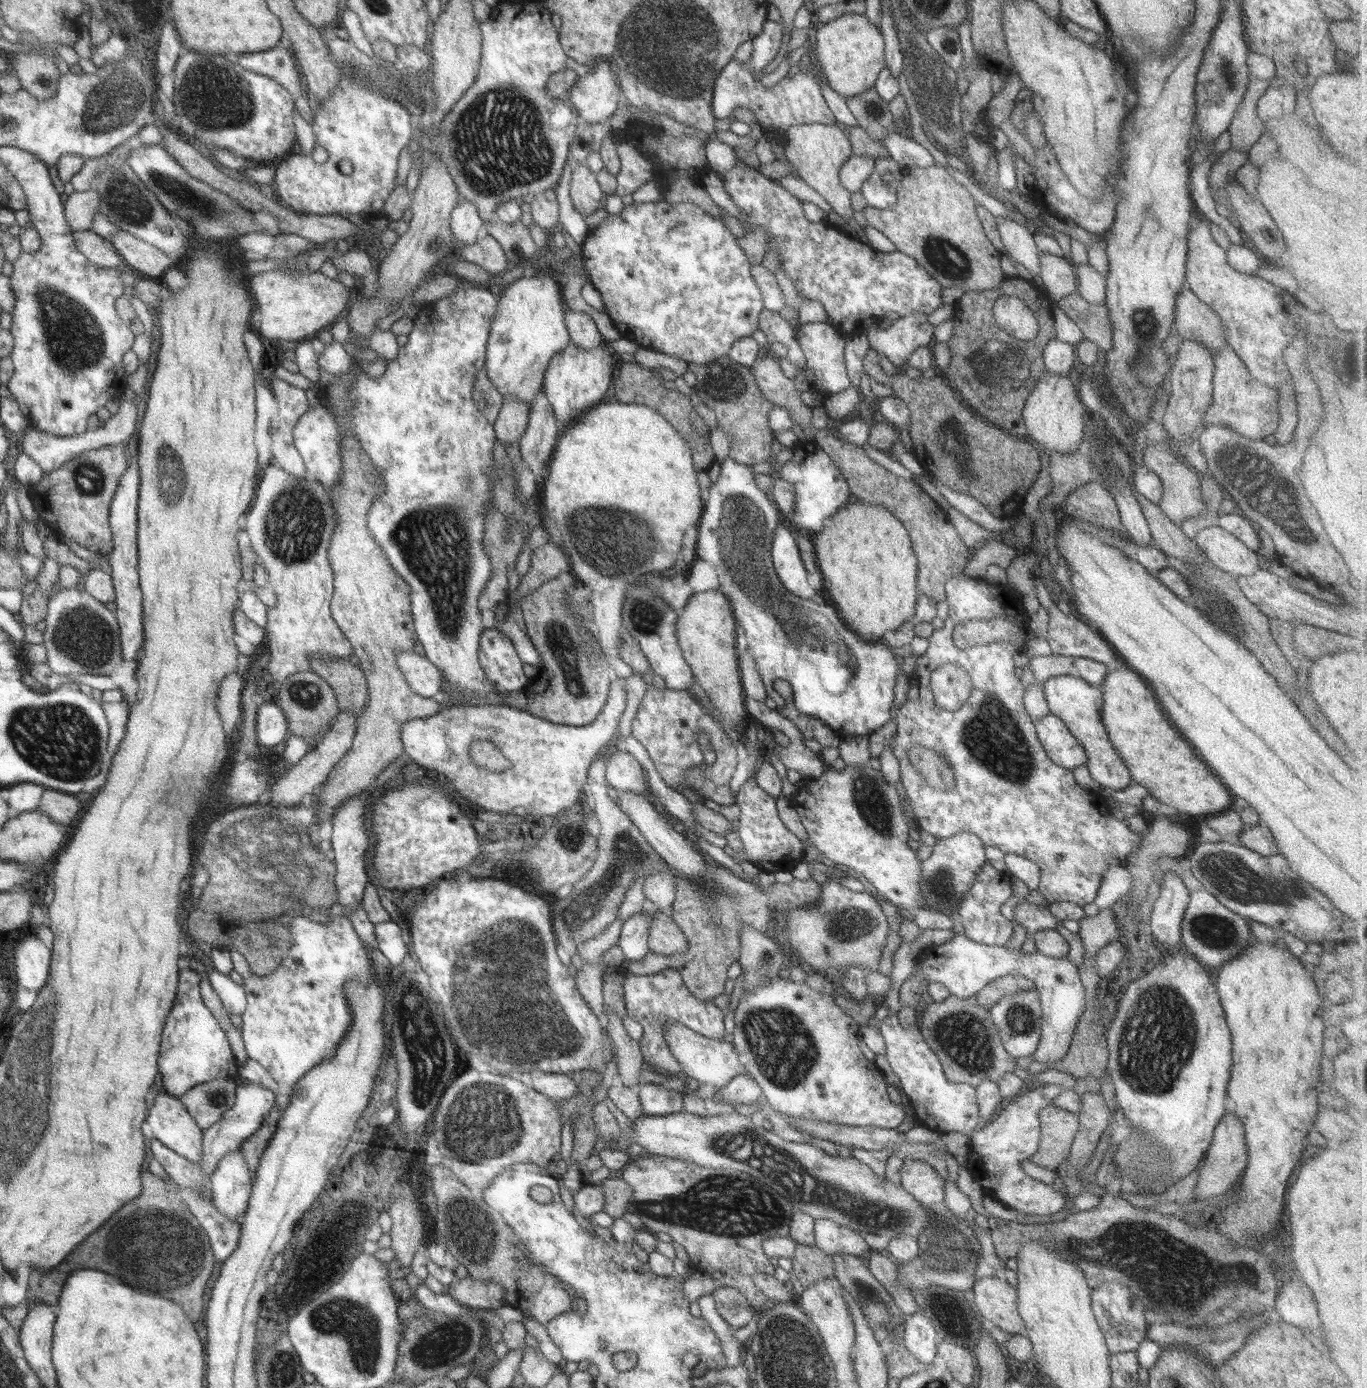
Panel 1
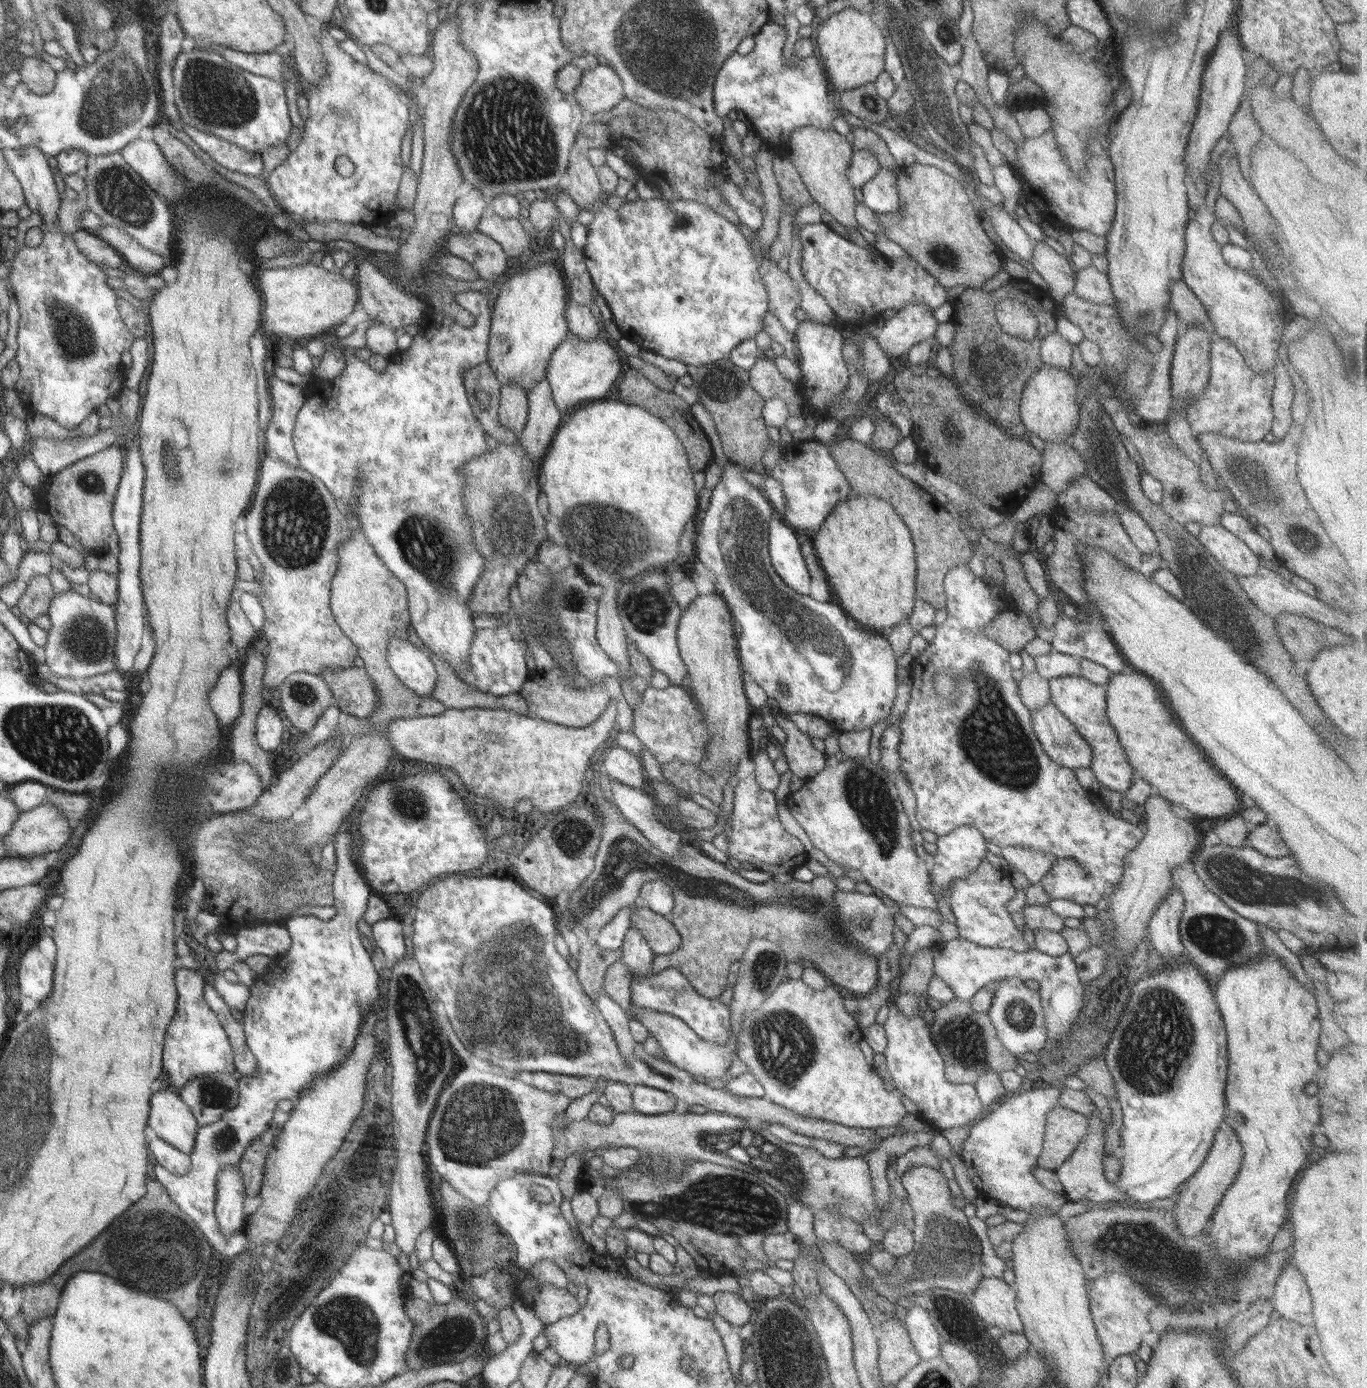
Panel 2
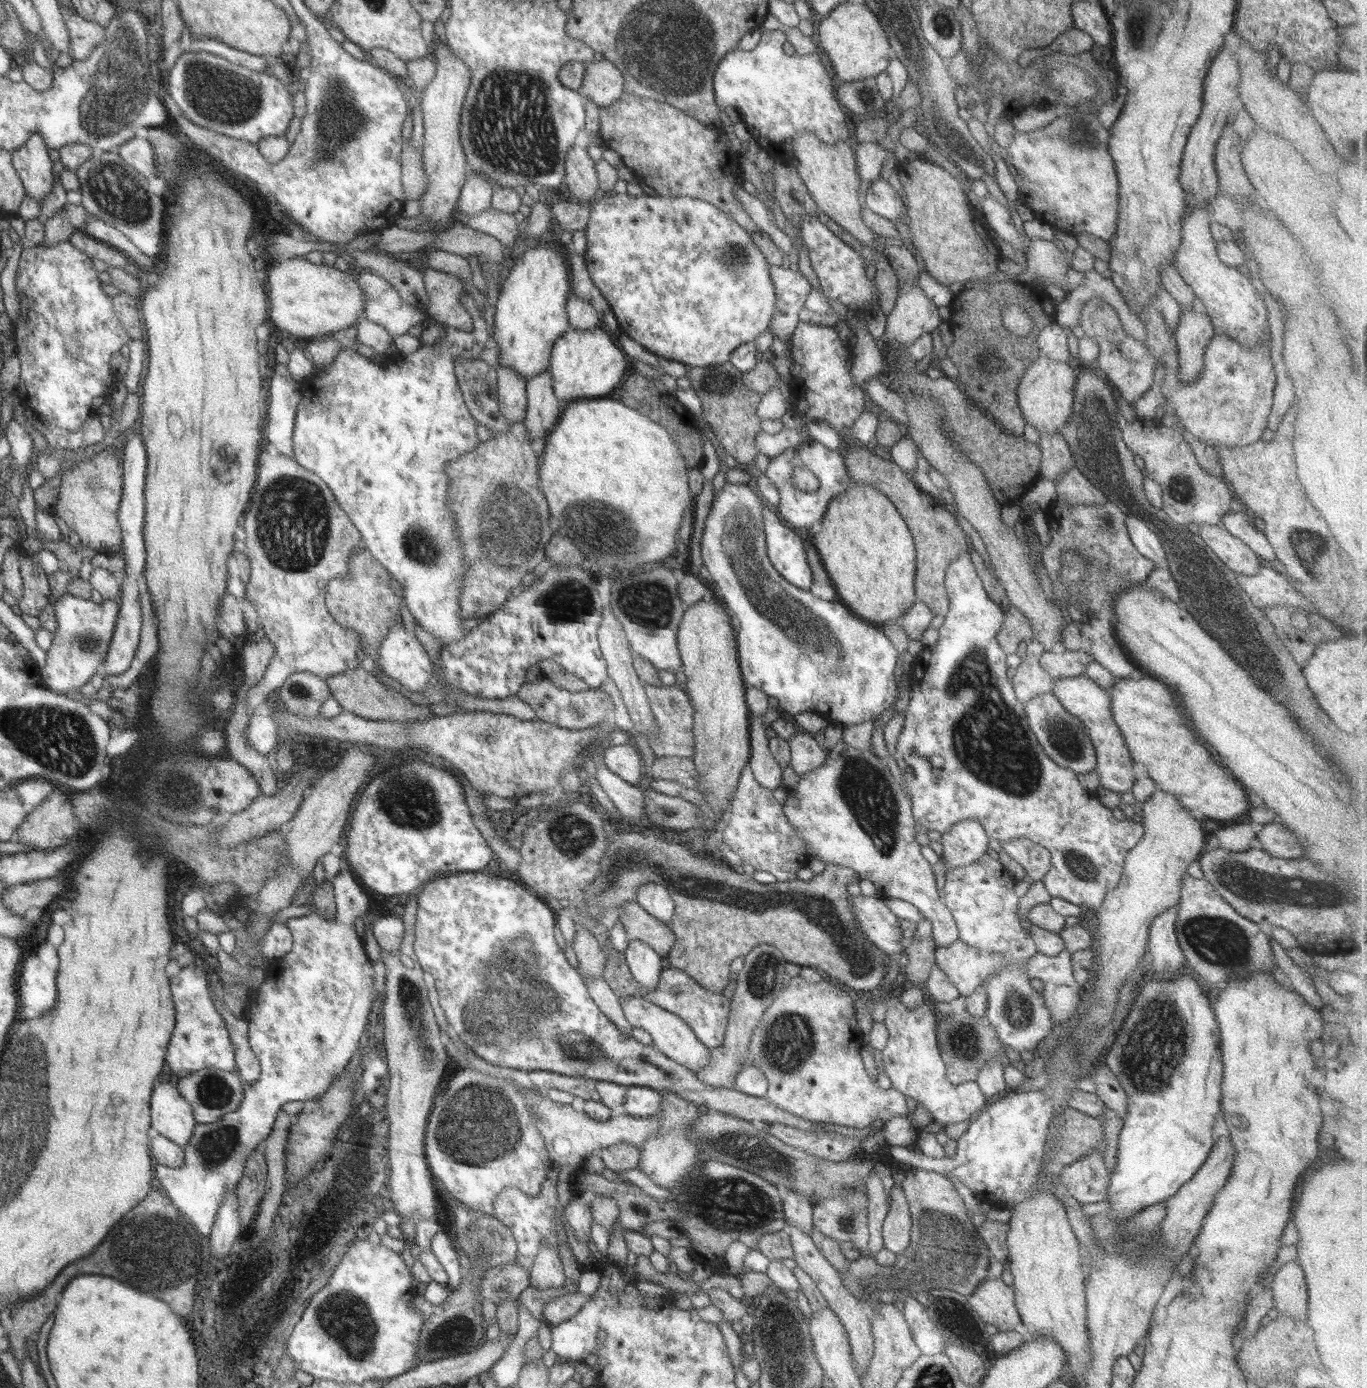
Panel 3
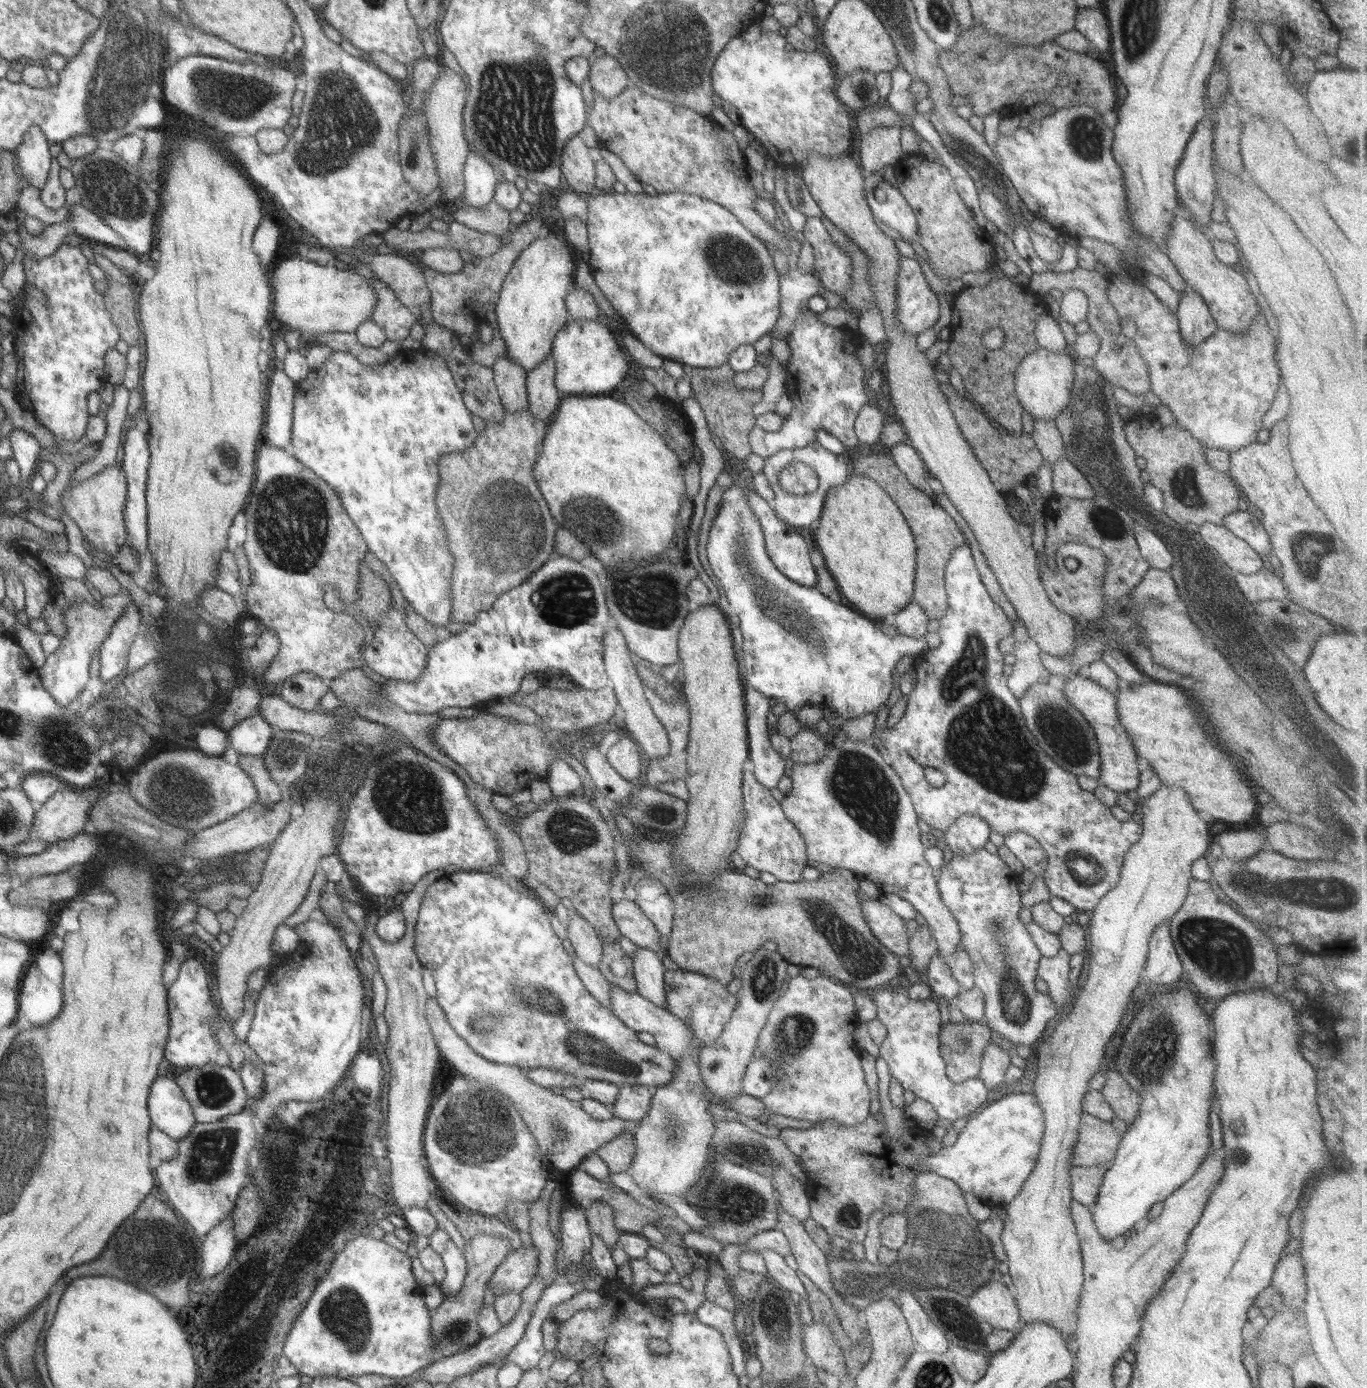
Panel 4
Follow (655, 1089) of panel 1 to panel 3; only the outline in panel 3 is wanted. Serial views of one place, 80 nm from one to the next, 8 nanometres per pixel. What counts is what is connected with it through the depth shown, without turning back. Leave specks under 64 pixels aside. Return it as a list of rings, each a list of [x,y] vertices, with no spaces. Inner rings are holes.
[[[628,1086],[625,1094],[625,1112],[637,1117],[651,1117],[659,1113],[663,1094],[646,1086]]]

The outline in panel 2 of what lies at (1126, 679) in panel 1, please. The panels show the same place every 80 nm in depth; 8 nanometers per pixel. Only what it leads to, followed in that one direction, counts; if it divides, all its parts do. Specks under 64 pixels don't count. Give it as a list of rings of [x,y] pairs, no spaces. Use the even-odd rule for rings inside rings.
[[[1130,669],[1114,673],[1104,687],[1107,717],[1126,752],[1128,763],[1155,792],[1171,804],[1184,807],[1192,818],[1224,819],[1239,814],[1243,809],[1241,794],[1206,760],[1204,750],[1190,742],[1191,736],[1182,732],[1162,690],[1150,677]]]

